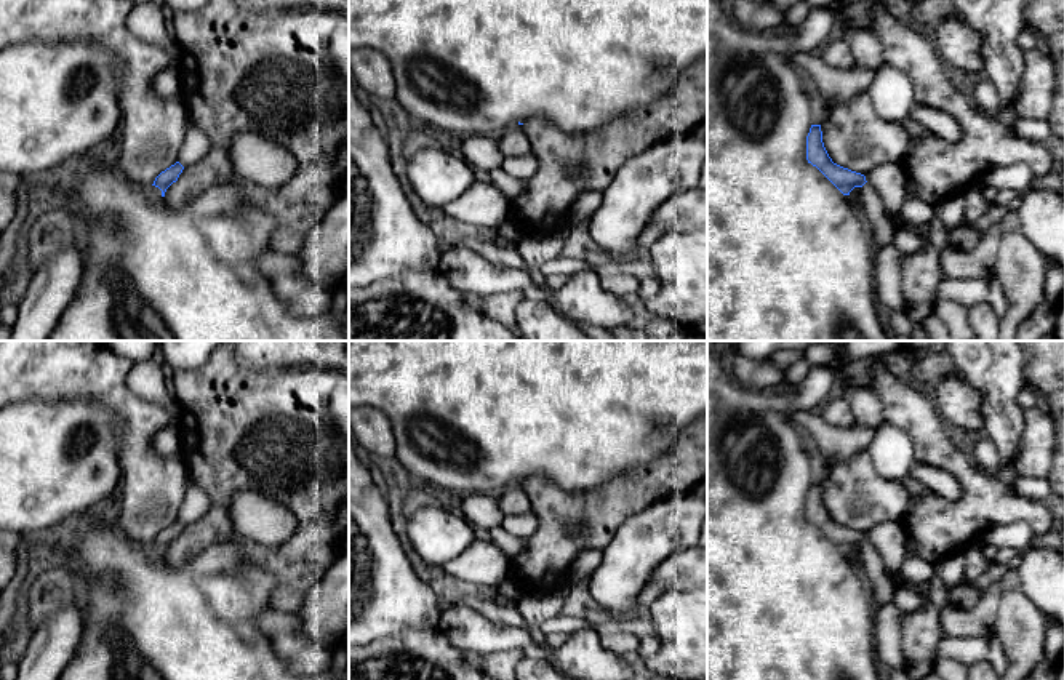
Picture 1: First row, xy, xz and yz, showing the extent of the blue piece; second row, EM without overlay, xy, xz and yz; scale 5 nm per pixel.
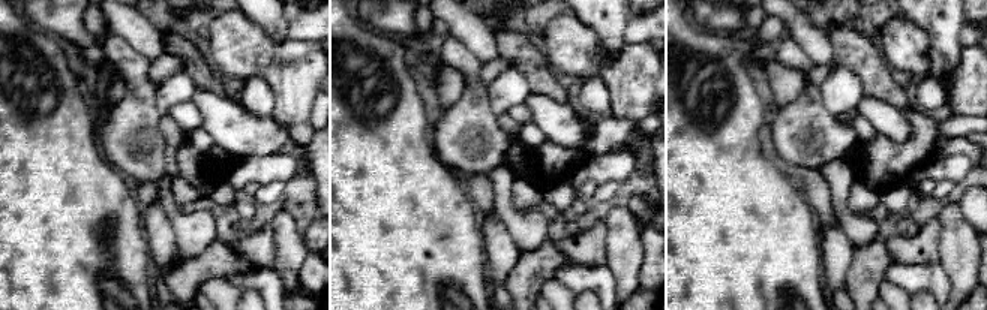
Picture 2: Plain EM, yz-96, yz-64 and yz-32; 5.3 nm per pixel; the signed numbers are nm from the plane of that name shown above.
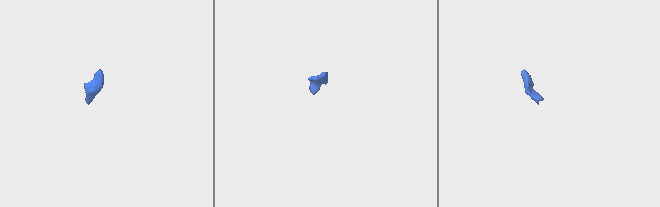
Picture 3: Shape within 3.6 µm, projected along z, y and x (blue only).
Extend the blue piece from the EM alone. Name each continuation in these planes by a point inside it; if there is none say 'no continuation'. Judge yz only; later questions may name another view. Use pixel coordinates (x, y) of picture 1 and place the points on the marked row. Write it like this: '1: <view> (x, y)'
1: yz (869, 204)

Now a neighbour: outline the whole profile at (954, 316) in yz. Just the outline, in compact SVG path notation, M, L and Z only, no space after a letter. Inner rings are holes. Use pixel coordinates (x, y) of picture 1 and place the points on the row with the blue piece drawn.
M939 296L934 302L934 314L946 325L950 341L979 341L970 325L965 306Z

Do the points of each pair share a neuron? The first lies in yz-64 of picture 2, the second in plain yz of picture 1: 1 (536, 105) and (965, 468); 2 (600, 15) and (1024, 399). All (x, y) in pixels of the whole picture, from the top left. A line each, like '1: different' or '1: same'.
1: different
2: different

